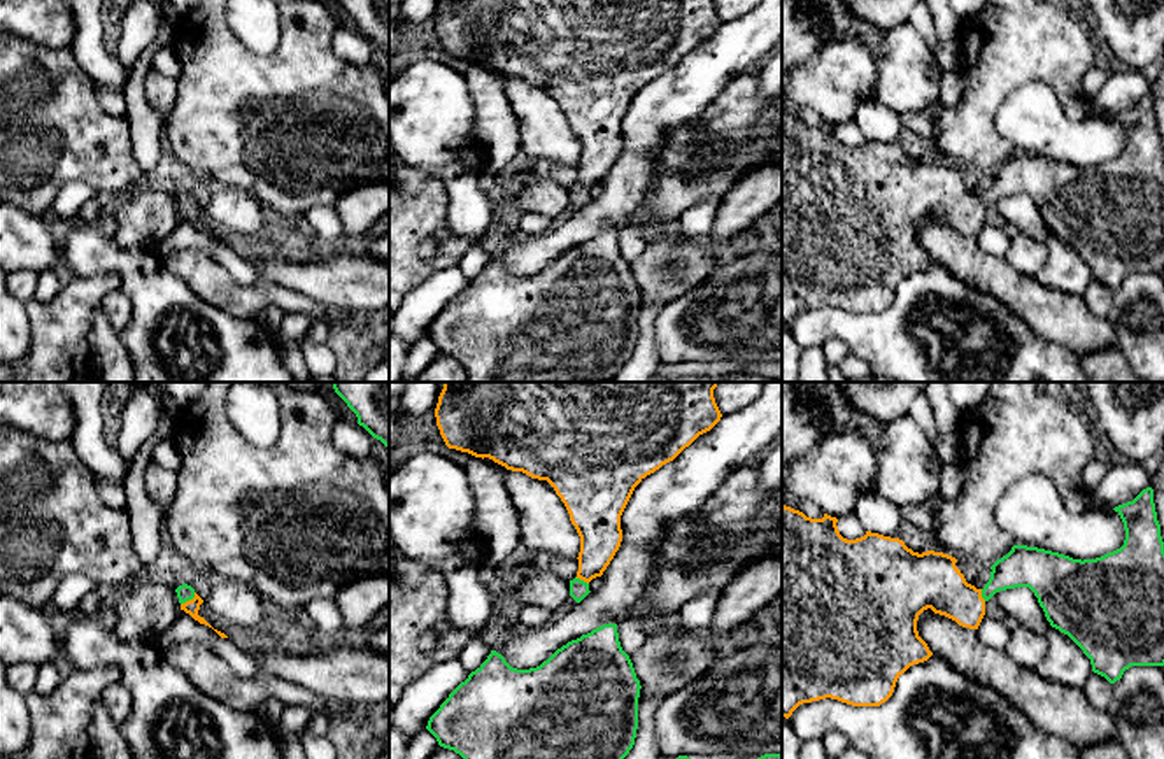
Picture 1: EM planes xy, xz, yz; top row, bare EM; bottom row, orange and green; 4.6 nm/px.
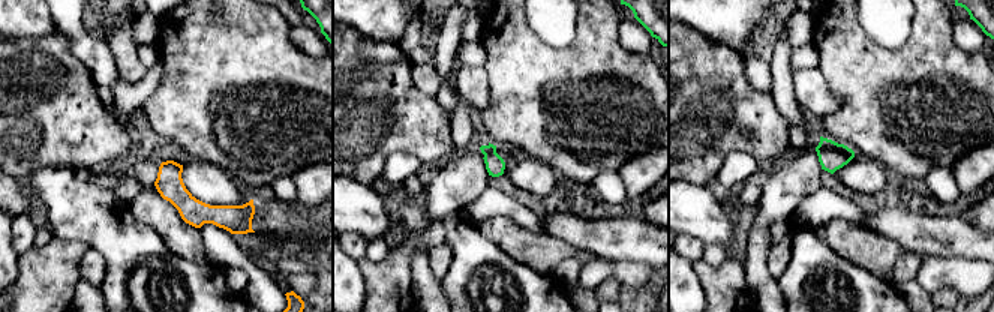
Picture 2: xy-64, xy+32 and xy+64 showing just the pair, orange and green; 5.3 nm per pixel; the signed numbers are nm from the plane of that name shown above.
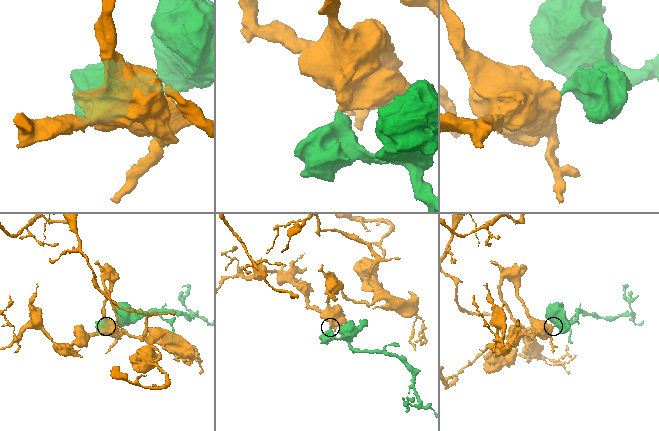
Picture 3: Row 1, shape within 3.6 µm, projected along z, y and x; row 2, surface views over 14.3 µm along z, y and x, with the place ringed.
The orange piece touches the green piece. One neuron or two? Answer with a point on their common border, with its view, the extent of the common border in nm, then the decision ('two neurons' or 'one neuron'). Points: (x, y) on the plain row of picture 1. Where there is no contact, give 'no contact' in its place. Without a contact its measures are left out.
contact xy (190, 207); length 90 nm; one neuron

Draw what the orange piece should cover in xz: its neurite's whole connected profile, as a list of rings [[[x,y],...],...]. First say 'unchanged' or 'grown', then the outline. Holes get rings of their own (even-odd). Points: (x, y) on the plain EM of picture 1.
grown | [[[440,0],[435,16],[436,33],[449,56],[468,60],[475,65],[489,65],[512,79],[522,79],[531,86],[547,88],[564,110],[570,128],[580,144],[578,179],[570,188],[570,203],[580,210],[591,198],[589,189],[601,184],[622,149],[621,123],[635,98],[635,95],[663,72],[673,68],[699,42],[710,39],[722,25],[713,0]]]

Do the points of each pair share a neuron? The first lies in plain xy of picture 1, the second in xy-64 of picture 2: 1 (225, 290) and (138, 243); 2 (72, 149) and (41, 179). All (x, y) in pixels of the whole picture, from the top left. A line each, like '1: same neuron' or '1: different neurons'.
1: different neurons
2: different neurons

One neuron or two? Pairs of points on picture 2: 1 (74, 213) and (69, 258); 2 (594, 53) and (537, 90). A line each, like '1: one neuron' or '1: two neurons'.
1: two neurons
2: one neuron

